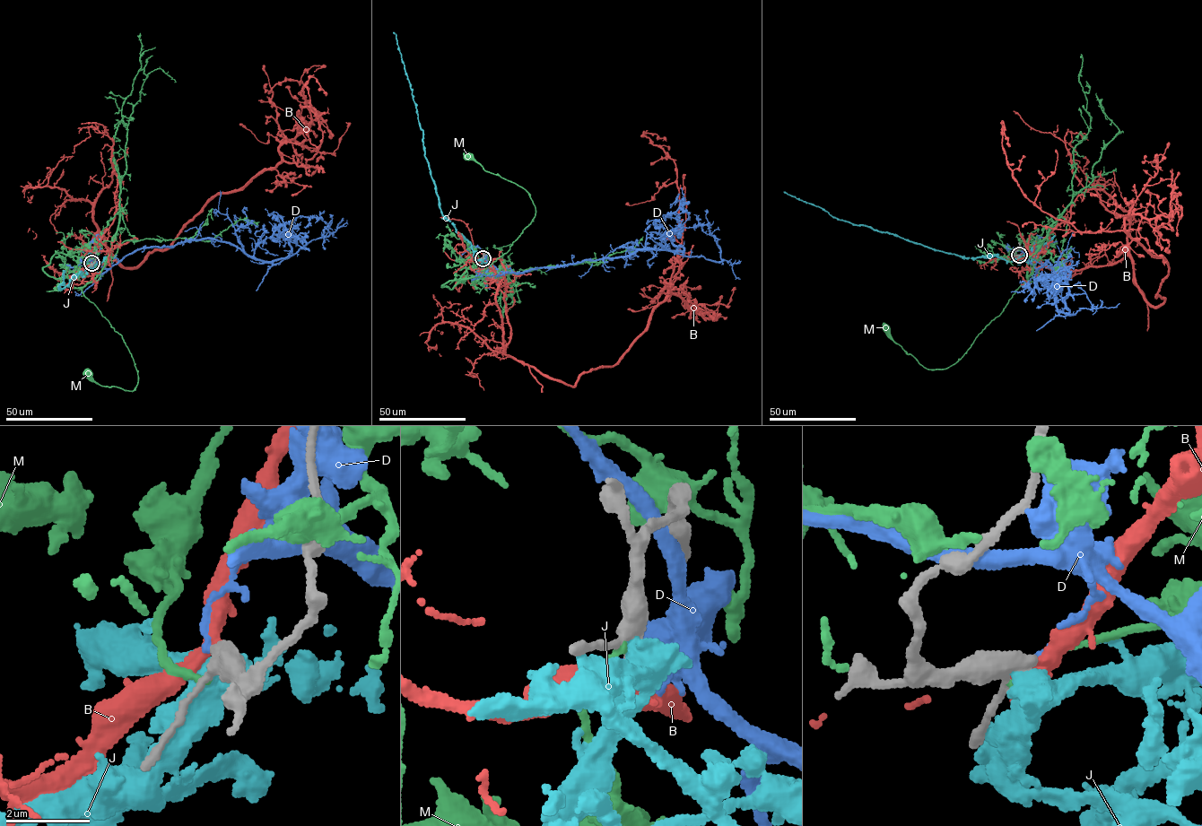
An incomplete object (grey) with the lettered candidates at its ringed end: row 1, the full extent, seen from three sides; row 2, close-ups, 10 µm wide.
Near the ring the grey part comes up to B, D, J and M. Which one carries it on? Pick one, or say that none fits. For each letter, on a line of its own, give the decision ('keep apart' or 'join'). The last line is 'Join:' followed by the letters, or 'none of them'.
B: keep apart
D: keep apart
J: keep apart
M: keep apart
Join: none of them

